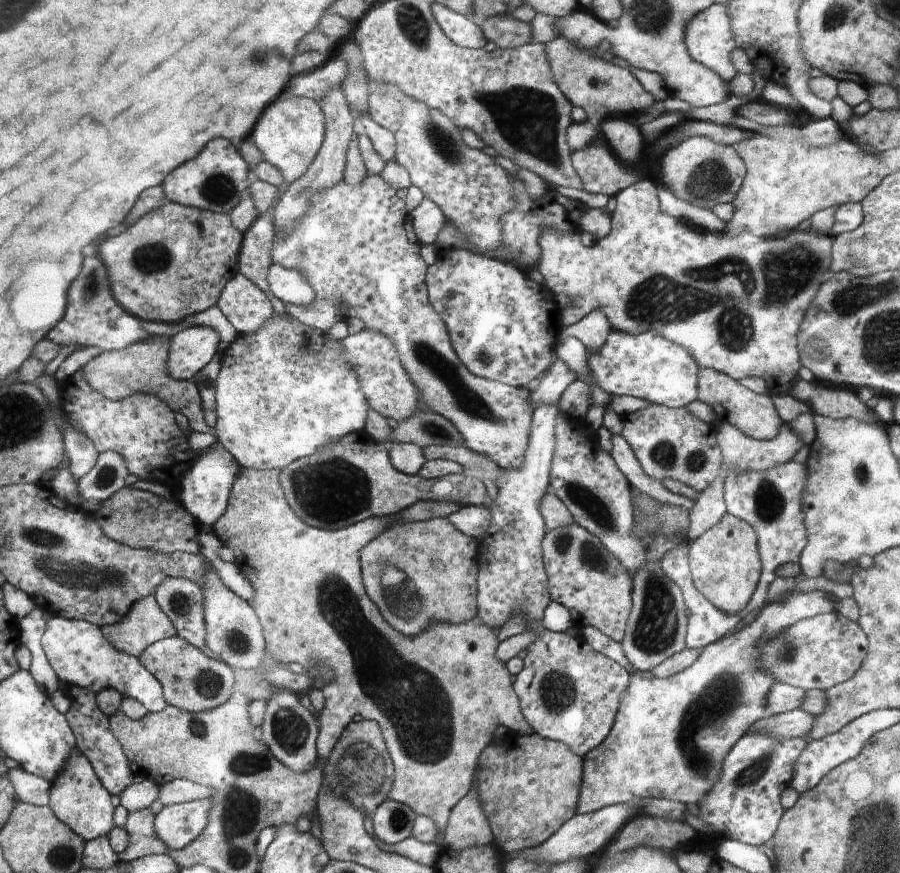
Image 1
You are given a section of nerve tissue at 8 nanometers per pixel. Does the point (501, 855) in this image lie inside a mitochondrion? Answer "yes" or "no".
no

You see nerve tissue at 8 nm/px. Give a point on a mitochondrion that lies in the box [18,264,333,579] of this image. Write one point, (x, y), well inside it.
(108, 476)

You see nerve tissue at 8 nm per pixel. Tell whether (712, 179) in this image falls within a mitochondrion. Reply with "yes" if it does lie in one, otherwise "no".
yes

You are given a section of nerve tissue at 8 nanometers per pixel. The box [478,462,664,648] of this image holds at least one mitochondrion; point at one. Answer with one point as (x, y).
(591, 502)

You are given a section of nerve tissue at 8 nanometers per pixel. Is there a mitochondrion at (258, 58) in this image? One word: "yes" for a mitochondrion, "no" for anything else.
yes

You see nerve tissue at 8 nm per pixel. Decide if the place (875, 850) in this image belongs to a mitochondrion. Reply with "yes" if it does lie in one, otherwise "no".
yes

